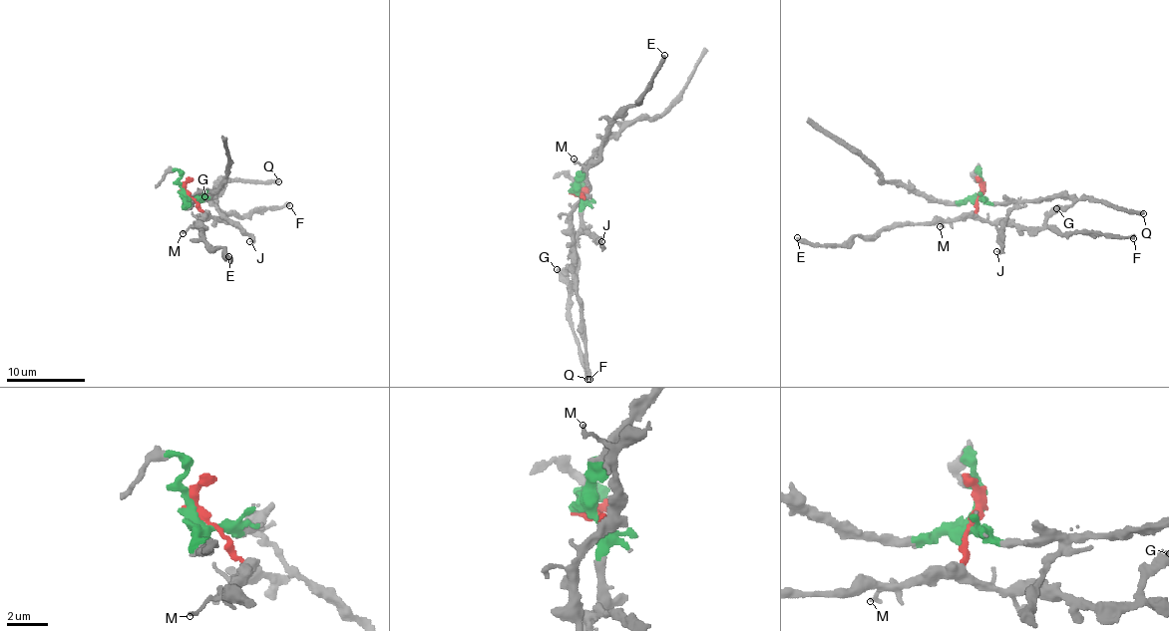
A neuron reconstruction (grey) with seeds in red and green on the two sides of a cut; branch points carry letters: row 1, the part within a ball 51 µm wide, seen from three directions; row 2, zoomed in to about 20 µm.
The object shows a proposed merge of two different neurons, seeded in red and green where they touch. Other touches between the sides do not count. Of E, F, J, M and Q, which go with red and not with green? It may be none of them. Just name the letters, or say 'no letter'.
E, F, M

